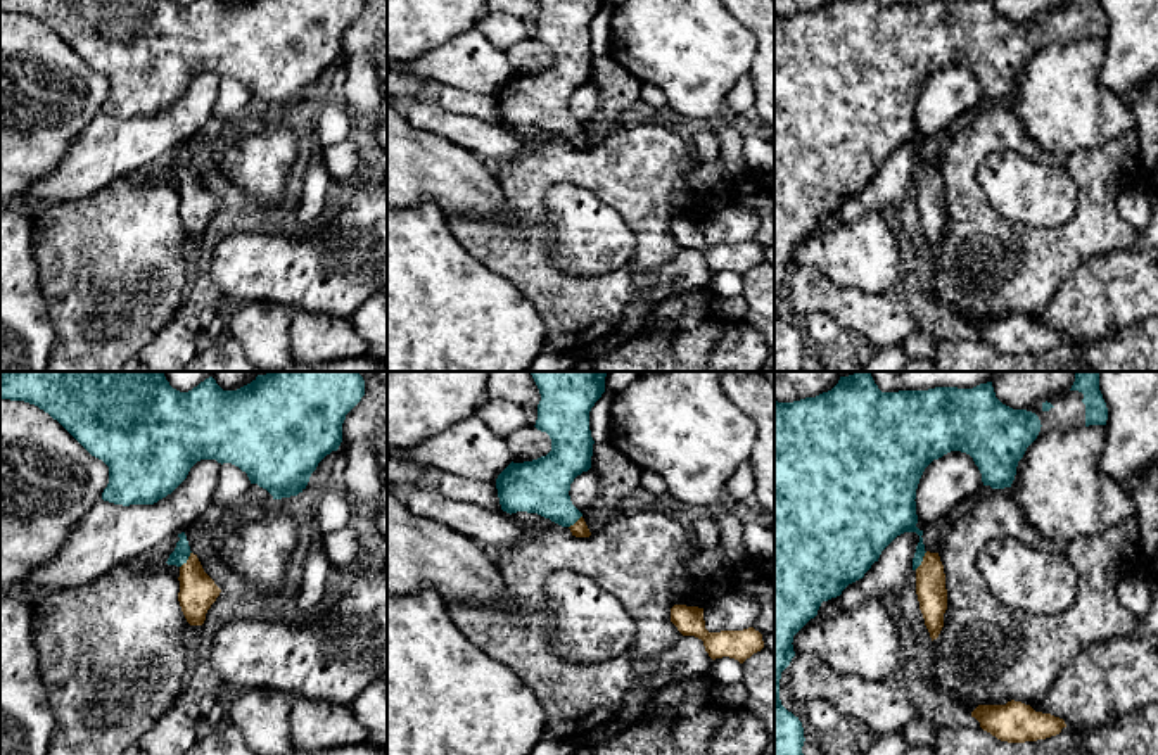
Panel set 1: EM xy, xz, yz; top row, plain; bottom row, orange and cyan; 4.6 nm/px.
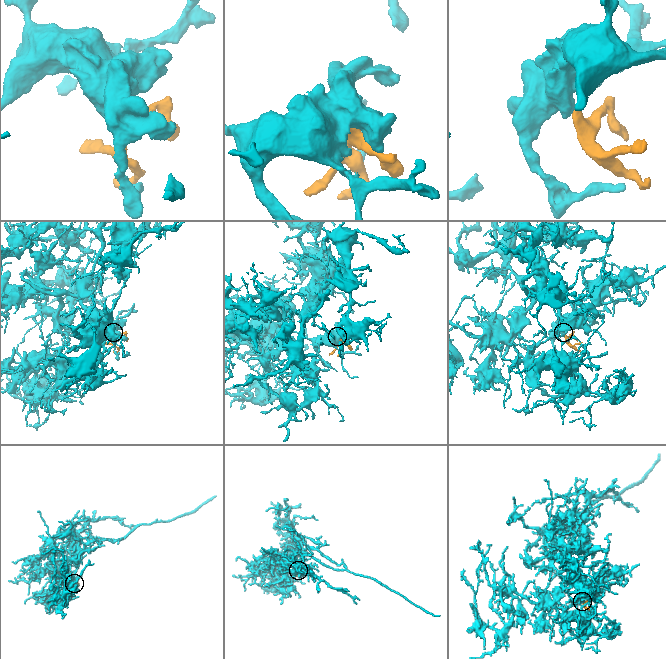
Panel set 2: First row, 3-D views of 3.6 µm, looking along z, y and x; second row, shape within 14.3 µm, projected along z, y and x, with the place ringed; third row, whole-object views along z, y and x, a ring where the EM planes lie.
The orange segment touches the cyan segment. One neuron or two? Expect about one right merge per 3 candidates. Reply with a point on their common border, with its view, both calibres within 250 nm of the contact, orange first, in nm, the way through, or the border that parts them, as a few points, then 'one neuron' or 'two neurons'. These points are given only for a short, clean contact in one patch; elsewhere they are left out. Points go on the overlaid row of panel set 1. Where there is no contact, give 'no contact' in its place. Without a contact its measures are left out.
yz (923, 560) | 140/190 nm | across yz (930, 581), (930, 571), (923, 560), (920, 534), (894, 515) | one neuron

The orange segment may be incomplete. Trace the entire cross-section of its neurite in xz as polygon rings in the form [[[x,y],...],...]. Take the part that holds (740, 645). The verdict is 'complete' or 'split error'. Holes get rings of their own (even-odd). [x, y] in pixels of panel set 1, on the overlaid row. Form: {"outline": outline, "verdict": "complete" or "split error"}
{"outline": [[[674,605],[671,622],[683,636],[695,636],[703,641],[712,660],[729,657],[743,663],[764,648],[762,634],[754,627],[743,631],[709,632],[705,629],[703,608]]], "verdict": "complete"}

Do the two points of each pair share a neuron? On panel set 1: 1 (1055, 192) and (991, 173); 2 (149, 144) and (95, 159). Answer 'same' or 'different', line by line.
1: same
2: same

